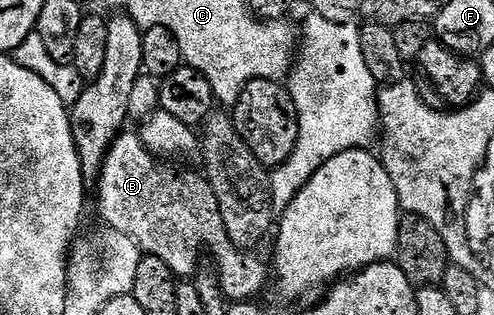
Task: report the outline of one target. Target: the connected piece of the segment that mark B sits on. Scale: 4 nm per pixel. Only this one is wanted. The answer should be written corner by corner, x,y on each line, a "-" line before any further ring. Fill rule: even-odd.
135,131
127,132
112,141
96,184
100,184
96,204
109,229
132,239
141,253
162,258
176,278
191,277
197,271
200,252
208,251
216,259
214,274
225,299
253,299
253,294
263,288
266,274
268,278
267,265
265,268
251,251
237,248
226,234
218,200
207,179
199,171
172,172
171,163
161,162
149,153

